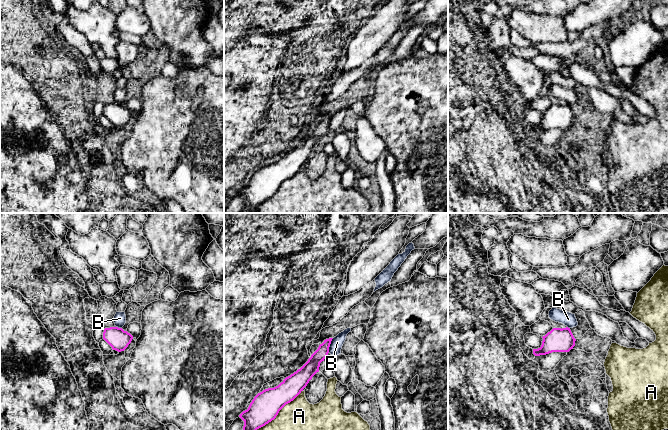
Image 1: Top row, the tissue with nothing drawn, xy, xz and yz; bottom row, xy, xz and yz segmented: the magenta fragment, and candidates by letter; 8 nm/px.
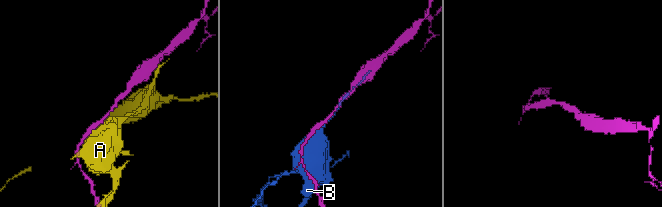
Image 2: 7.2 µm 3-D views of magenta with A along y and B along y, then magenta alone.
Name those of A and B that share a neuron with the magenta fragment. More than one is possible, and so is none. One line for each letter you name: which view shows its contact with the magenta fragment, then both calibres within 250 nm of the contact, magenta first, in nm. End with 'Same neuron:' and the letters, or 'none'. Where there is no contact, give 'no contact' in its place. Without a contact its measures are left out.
Same neuron: none

